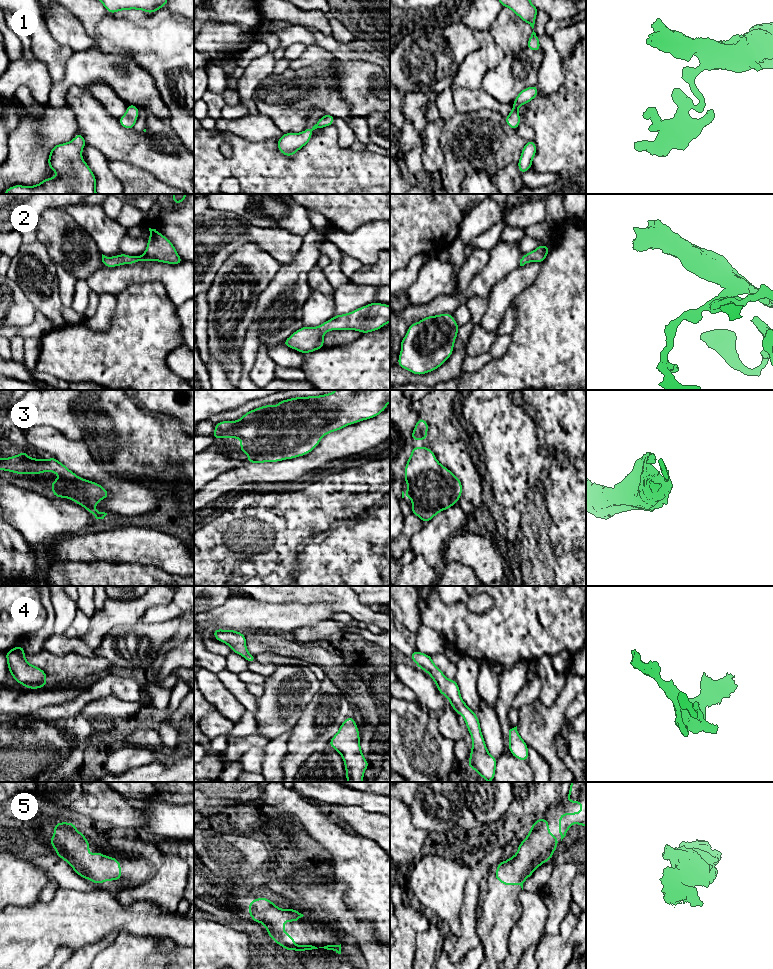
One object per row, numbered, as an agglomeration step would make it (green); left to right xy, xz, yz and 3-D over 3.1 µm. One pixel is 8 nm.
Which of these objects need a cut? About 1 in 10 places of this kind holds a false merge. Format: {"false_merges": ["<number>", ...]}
{"false_merges": []}

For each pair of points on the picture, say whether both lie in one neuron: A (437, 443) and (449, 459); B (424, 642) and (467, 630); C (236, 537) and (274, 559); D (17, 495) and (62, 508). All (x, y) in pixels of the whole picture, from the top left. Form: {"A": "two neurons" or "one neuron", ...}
{"A": "one neuron", "B": "one neuron", "C": "two neurons", "D": "one neuron"}

